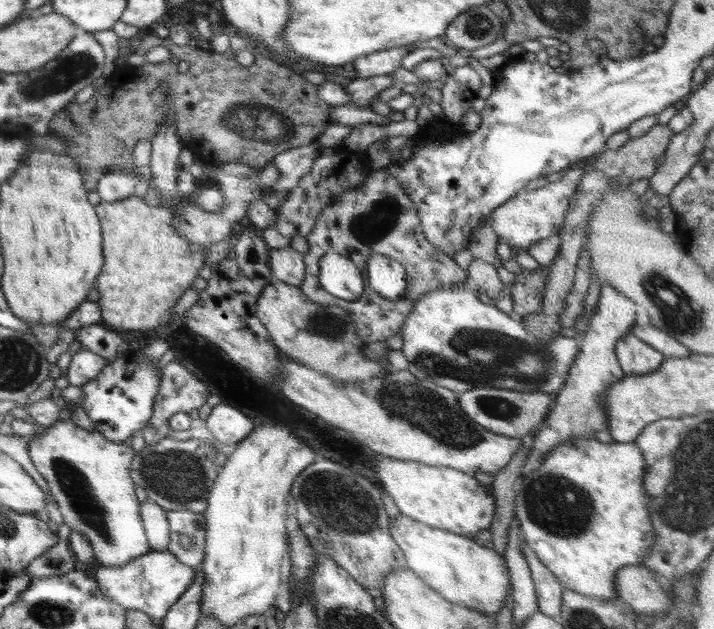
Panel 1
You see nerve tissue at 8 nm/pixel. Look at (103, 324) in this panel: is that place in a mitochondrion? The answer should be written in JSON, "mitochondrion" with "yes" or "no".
{"mitochondrion":"no"}

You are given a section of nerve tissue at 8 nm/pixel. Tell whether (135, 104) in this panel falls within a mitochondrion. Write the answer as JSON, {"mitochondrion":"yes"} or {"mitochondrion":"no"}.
{"mitochondrion":"yes"}

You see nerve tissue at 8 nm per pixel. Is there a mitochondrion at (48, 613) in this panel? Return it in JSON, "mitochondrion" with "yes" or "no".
{"mitochondrion":"yes"}

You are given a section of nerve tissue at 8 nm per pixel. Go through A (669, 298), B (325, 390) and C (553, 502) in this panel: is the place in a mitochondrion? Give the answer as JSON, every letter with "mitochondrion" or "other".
{"A":"mitochondrion","B":"other","C":"mitochondrion"}

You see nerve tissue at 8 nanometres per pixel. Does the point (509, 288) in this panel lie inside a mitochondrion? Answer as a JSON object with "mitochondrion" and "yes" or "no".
{"mitochondrion":"no"}

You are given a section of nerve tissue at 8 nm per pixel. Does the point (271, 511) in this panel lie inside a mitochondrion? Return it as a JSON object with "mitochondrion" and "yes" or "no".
{"mitochondrion":"no"}

